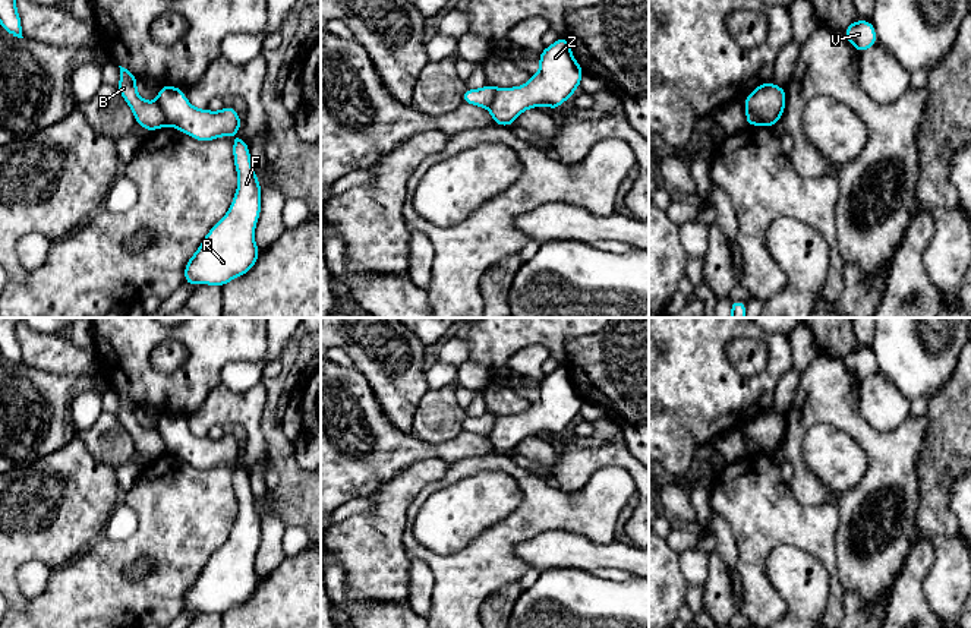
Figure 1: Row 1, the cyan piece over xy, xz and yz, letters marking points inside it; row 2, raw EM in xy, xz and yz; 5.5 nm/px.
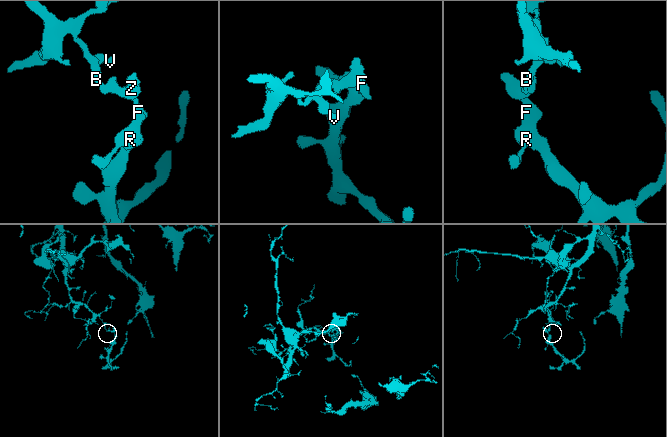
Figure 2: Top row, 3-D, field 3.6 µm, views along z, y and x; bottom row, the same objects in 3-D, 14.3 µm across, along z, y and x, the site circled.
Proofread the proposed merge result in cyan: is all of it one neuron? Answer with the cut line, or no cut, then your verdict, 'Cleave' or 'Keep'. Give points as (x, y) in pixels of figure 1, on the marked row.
Split along xy (155, 101), (167, 125). Cleave

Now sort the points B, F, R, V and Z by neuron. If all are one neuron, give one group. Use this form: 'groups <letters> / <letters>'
groups B V / F R Z

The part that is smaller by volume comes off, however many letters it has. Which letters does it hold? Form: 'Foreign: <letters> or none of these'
Foreign: F, R, Z

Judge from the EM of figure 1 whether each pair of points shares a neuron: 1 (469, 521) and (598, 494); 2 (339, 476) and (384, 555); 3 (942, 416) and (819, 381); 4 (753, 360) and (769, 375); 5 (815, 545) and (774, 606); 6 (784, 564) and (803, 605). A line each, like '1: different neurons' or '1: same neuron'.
1: different neurons
2: different neurons
3: different neurons
4: different neurons
5: same neuron
6: same neuron

